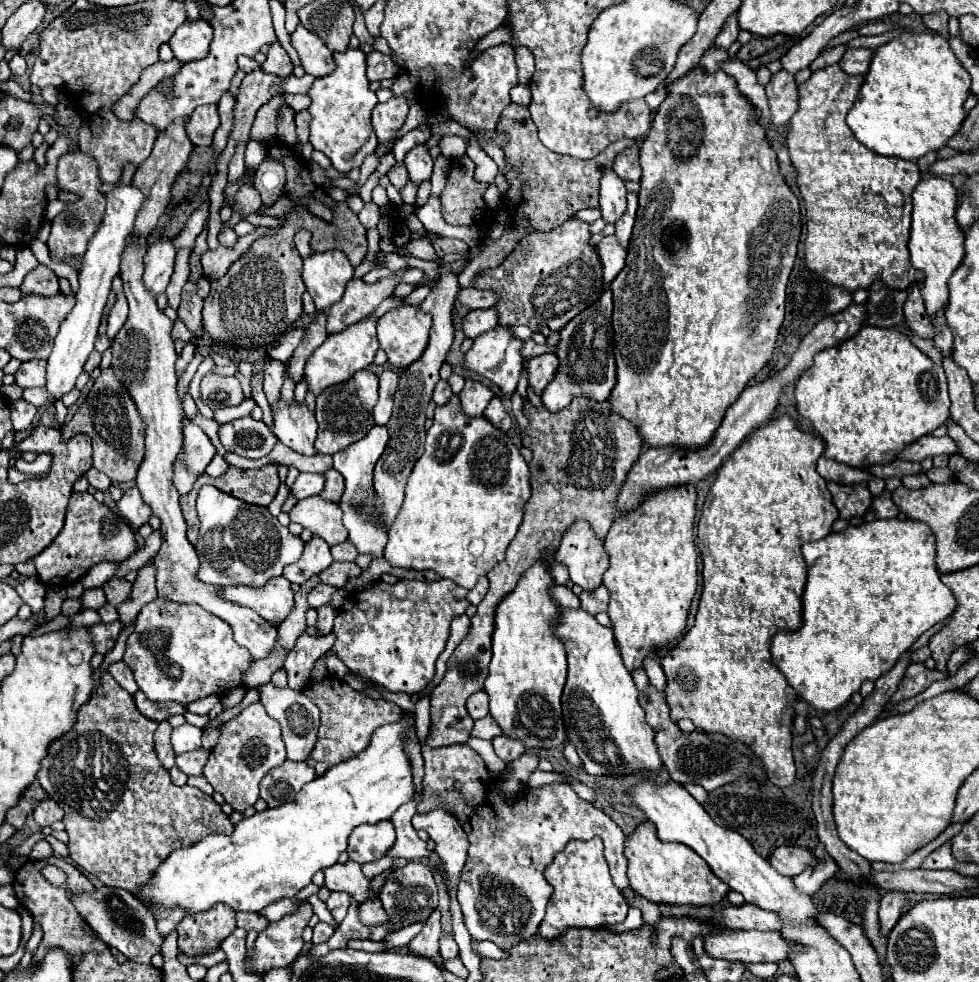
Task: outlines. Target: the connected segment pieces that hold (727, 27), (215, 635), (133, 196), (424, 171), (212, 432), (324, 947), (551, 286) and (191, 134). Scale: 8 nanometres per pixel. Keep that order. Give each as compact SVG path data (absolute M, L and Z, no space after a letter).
M735 11L735 15L729 15L729 19L725 21L715 45L727 49L737 39L737 33L739 33L739 23L737 23L737 11Z
M155 597L137 615L135 631L127 639L123 661L135 673L139 689L151 701L177 701L189 705L209 695L223 695L243 685L243 673L255 661L233 641L229 623L209 611Z
M123 185L123 187L117 187L111 193L107 193L107 211L105 211L103 223L101 223L99 231L93 235L93 239L89 241L87 253L83 257L83 265L79 269L79 291L75 295L77 303L75 303L73 311L69 313L69 317L61 323L61 331L55 337L53 351L47 359L45 389L47 389L49 401L45 403L45 407L57 403L65 393L69 393L75 387L75 381L81 375L89 353L93 351L93 343L95 343L101 315L103 315L103 309L107 303L107 295L111 291L111 281L119 273L119 259L125 249L125 239L133 231L135 215L139 213L143 199L145 197L141 195L141 191L133 185Z
M425 143L415 145L407 155L405 155L405 165L409 171L409 179L421 185L423 181L431 179L431 169L433 169L433 159L429 155L429 147Z
M197 413L197 417L195 417L193 421L195 421L195 423L197 423L197 425L199 425L199 427L201 427L201 429L203 429L207 435L209 435L209 439L213 441L213 445L217 447L217 453L219 453L219 455L225 455L227 451L225 451L225 449L221 449L219 439L217 439L217 427L219 427L219 425L217 425L217 423L213 423L213 419L203 417L201 413Z
M357 901L351 903L349 907L349 915L345 917L345 921L339 925L339 929L335 931L335 937L331 937L329 941L325 943L319 943L319 945L313 945L309 949L309 953L313 953L315 957L319 955L325 955L329 953L329 949L337 949L337 947L345 947L347 945L347 939L371 939L371 941L381 941L385 935L387 935L387 929L385 927L365 927L361 921L359 921L359 915L357 915Z
M573 217L549 233L535 231L529 237L523 237L521 243L513 249L513 253L505 259L501 267L479 273L477 279L473 281L475 287L493 289L501 295L501 299L495 305L499 311L499 325L507 325L507 327L527 325L533 331L539 331L545 337L549 337L553 331L563 329L585 307L593 305L605 291L605 283L603 283L603 267L601 267L597 249L589 243L589 239L591 239L589 223Z
M197 107L197 111L191 115L189 123L185 125L187 137L195 147L207 147L211 145L213 133L219 127L219 115L217 115L217 107Z

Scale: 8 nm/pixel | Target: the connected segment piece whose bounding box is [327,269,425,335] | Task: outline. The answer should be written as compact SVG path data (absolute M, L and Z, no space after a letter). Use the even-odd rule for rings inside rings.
M409 269L403 277L389 277L389 279L375 281L371 285L363 283L361 279L351 279L347 283L347 289L345 289L345 295L341 297L341 301L333 303L333 307L329 309L327 333L329 335L339 333L347 325L353 325L353 323L365 319L371 311L375 311L379 307L379 303L385 297L389 297L393 293L393 287L399 281L419 285L423 275L425 273L419 271L419 269Z

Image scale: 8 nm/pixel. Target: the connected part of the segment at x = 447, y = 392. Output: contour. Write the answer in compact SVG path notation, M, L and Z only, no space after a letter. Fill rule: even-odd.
M439 381L437 385L435 385L435 391L433 391L433 401L437 403L437 405L445 405L447 403L447 399L451 399L451 387L449 387L449 383L447 381Z

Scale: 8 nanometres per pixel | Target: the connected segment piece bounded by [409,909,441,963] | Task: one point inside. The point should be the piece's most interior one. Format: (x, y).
(426, 944)

